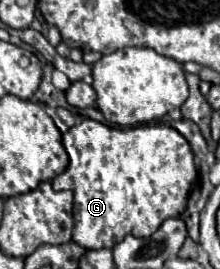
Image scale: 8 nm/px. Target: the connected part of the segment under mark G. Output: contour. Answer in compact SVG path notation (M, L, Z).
M85 118L63 134L63 146L69 154L69 166L63 174L53 178L55 190L73 190L73 242L85 250L113 248L123 242L127 234L151 236L163 220L177 218L189 200L189 192L197 182L197 166L193 150L183 134L167 124L143 124L143 126L116 128Z

